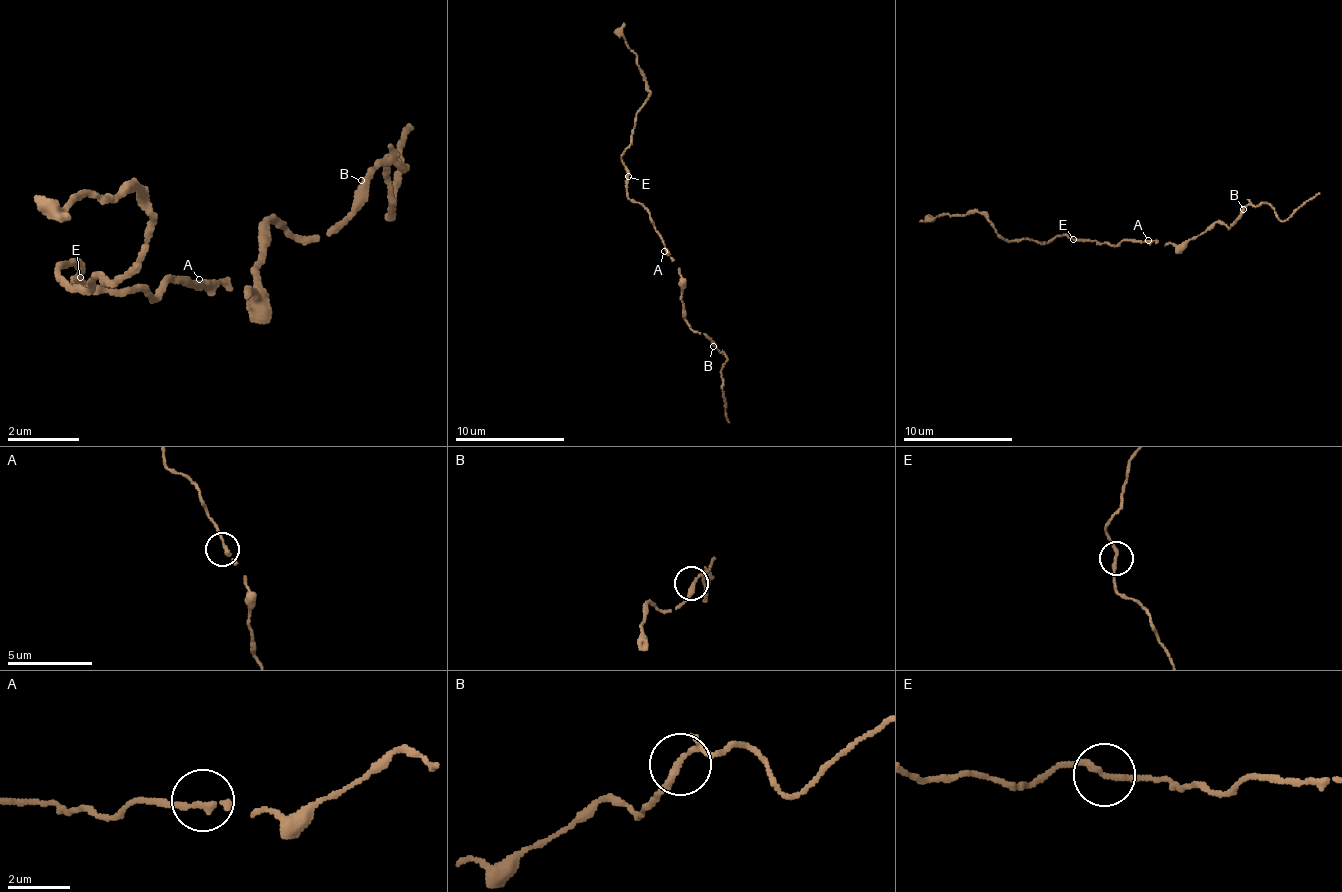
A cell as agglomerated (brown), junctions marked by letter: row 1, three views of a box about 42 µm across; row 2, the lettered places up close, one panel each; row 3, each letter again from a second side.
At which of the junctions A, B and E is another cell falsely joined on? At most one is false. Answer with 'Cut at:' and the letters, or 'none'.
Cut at: none

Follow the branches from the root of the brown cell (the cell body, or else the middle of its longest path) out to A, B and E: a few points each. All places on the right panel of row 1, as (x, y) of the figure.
A: (1128, 240), (1148, 240)
B: (1128, 240), (1156, 240), (1164, 245), (1170, 242), (1186, 245), (1216, 223), (1230, 226), (1243, 209)
E: (1128, 240), (1115, 245), (1074, 240)

